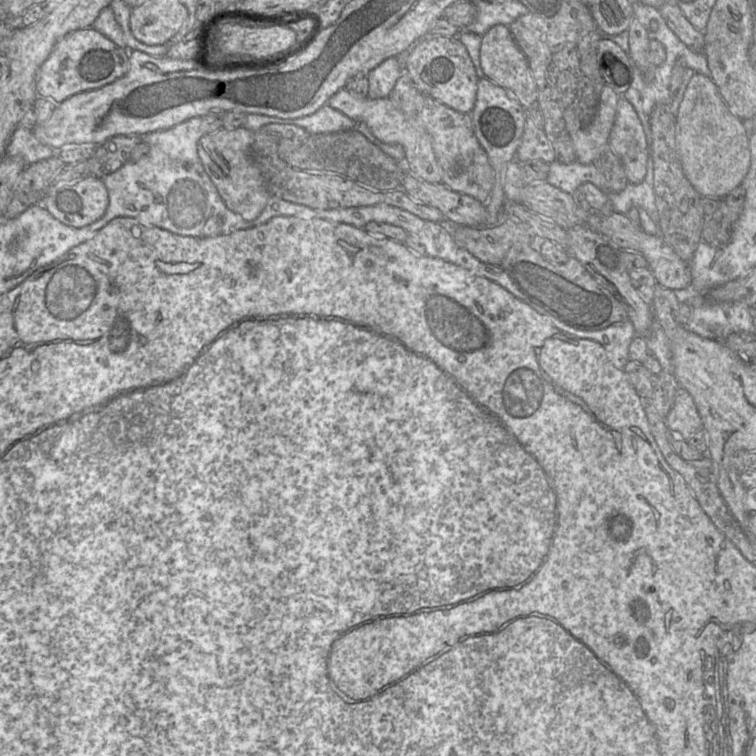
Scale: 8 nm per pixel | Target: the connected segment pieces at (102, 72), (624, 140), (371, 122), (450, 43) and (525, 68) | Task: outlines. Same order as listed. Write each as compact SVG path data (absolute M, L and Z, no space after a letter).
M93 27L70 32L41 65L36 76L37 95L57 105L75 94L110 84L128 71L129 53L128 48L121 49Z
M620 96L608 144L621 160L628 182L641 183L647 172L648 143L634 107Z
M342 88L332 95L327 103L354 121L364 122L371 133L381 142L401 145L405 151L408 173L431 184L442 183L442 169L436 160L429 134L419 123L397 109L388 97L362 98L354 96L346 88Z
M424 37L411 47L406 71L415 86L423 93L446 106L465 114L474 108L477 94L477 76L466 47L455 37Z
M499 24L491 27L481 37L480 63L485 77L509 91L524 109L537 102L536 87L527 59L514 41L508 26Z

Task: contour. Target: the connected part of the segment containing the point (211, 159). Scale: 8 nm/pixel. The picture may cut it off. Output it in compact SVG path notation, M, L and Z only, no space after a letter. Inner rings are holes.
M243 126L234 130L221 128L216 132L204 134L197 146L202 166L225 205L247 221L252 221L261 214L270 196L261 170L252 157L253 138L254 132Z

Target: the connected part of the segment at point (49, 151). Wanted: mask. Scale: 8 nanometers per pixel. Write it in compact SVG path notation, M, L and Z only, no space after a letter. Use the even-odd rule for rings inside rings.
M18 125L14 130L7 148L7 157L21 157L26 165L34 164L56 155L56 150L41 144L32 131Z

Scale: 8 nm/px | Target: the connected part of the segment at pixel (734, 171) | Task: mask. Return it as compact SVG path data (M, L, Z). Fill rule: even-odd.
M695 73L690 79L678 107L675 138L684 175L702 197L724 198L741 186L751 164L748 134L743 120L729 110L711 77Z

